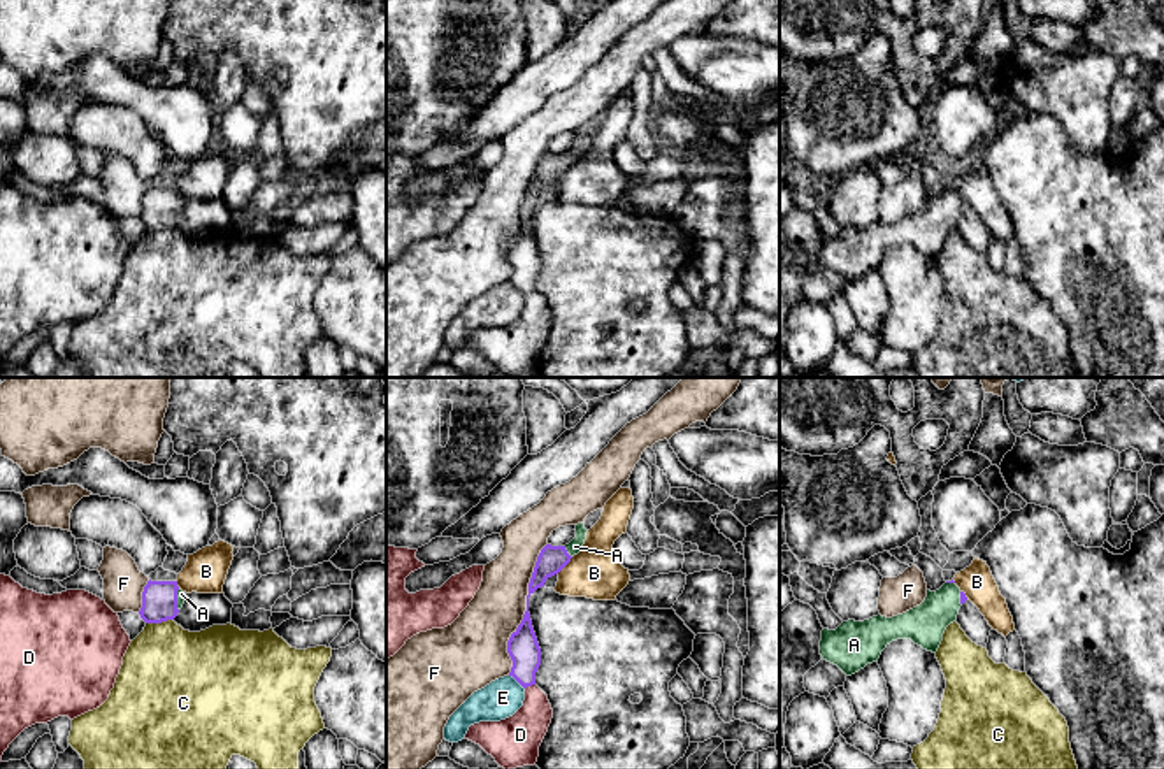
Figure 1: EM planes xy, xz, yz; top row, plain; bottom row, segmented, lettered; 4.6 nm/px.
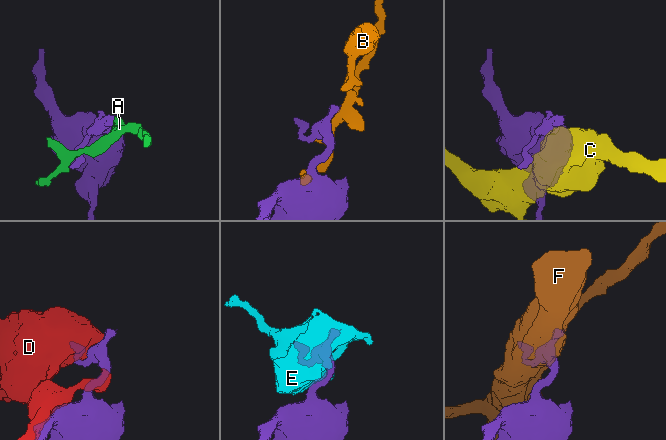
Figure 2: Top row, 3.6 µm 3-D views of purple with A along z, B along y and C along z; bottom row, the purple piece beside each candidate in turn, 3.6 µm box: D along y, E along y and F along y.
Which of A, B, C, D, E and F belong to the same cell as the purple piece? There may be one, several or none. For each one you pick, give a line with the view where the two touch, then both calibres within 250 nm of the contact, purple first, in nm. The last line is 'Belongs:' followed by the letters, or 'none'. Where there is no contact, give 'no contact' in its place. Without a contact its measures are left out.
A: meets purple in xz; 130 nm thick on the purple side, 70 nm on the other
Belongs: A

